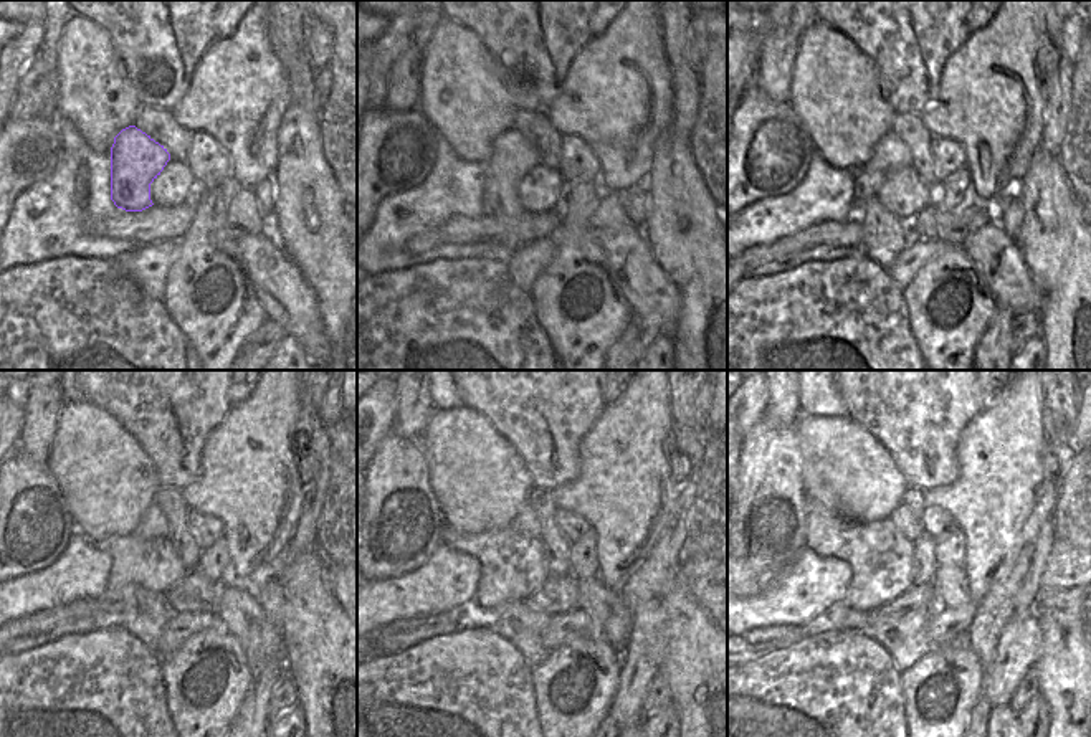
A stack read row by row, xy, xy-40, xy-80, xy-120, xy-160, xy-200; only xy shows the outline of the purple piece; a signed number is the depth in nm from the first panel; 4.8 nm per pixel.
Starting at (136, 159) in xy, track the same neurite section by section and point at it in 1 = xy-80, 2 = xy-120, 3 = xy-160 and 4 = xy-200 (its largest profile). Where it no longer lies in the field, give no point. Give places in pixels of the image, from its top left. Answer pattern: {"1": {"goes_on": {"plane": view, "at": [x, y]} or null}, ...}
{"1": {"goes_on": {"plane": "xy-80", "at": [883, 235]}}, "2": {"goes_on": {"plane": "xy-120", "at": [146, 613]}}, "3": {"goes_on": {"plane": "xy-160", "at": [516, 623]}}, "4": {"goes_on": {"plane": "xy-200", "at": [906, 641]}}}

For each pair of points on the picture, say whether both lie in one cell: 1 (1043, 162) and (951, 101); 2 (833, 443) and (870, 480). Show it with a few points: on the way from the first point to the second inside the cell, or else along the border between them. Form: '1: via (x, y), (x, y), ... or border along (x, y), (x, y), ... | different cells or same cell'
1: border along (1038, 147), (1020, 180), (1019, 192) | different cells
2: via (842, 451), (862, 471) | same cell

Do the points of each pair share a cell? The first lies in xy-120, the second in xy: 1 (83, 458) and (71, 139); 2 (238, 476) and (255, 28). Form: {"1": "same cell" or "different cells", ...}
{"1": "different cells", "2": "same cell"}

